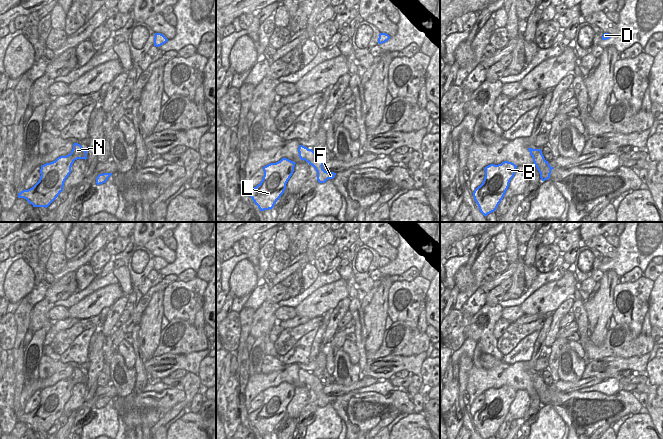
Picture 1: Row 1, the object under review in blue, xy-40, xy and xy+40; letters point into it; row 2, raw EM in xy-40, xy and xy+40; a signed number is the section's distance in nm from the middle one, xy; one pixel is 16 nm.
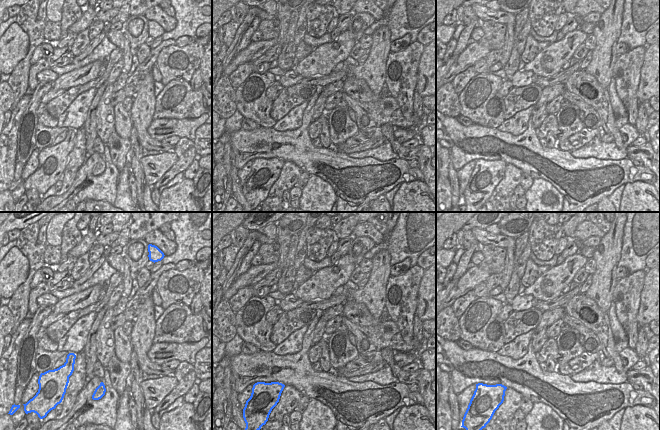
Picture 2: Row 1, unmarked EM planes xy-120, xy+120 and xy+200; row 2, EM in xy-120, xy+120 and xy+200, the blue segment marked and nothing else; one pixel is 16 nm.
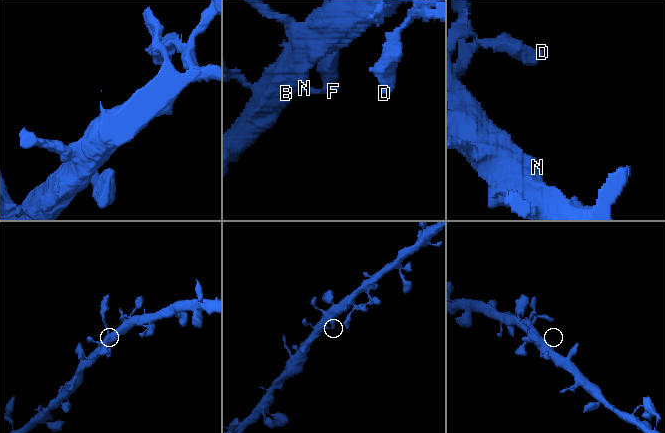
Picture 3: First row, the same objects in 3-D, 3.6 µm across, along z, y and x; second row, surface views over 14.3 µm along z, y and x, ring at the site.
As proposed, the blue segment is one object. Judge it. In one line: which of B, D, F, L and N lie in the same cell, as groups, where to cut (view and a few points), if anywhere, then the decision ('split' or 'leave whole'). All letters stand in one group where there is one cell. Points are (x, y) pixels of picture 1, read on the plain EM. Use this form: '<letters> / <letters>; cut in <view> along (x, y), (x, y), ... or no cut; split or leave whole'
B D F L N; no cut; leave whole

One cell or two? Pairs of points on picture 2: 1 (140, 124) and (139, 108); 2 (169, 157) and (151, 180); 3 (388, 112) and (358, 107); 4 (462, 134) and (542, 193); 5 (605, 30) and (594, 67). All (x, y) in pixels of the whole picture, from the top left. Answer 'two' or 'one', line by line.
1: one
2: one
3: one
4: two
5: one

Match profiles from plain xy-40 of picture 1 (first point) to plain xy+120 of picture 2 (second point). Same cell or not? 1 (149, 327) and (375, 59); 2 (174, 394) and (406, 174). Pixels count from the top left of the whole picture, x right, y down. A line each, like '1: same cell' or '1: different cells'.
1: same cell
2: same cell

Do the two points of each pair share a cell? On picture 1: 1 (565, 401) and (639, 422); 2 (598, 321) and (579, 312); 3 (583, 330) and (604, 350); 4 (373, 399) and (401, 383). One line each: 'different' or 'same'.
1: different
2: different
3: different
4: different

